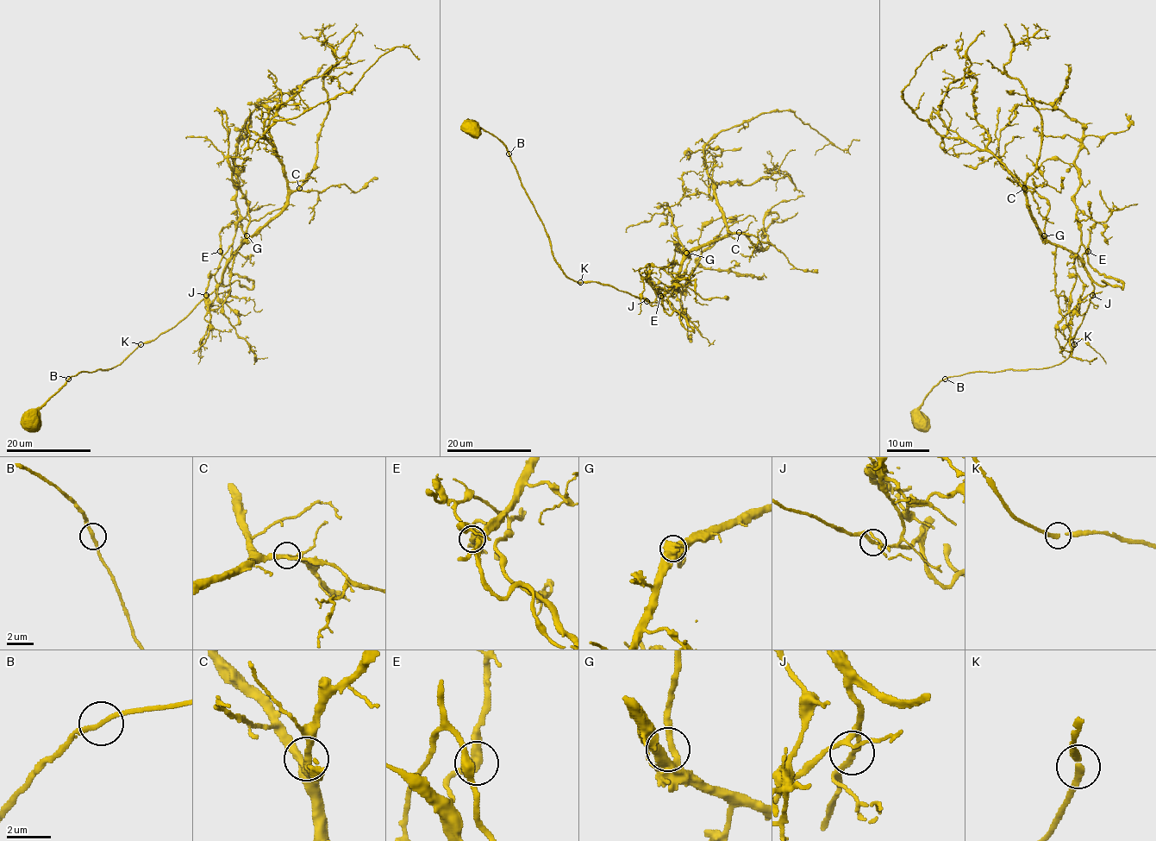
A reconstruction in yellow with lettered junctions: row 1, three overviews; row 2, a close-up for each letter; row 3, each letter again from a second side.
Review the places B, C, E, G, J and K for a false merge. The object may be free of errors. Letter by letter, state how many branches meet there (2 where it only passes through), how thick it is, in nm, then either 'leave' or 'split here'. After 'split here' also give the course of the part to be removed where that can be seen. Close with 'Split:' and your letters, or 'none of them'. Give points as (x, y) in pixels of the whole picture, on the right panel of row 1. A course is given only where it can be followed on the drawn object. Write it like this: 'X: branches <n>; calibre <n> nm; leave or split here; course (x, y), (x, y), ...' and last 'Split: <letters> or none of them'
B: branches 2; calibre 200 nm; leave
C: branches 3; calibre 280 nm; leave
E: branches 2; calibre 400 nm; leave
G: branches 2; calibre 280 nm; leave
J: branches 2; calibre 200 nm; leave
K: branches 2; calibre 200 nm; leave
Split: none of them

